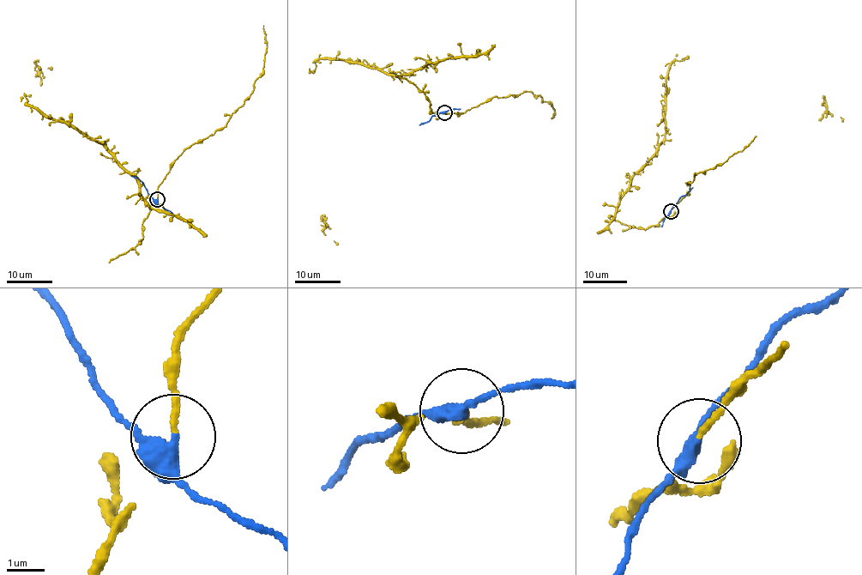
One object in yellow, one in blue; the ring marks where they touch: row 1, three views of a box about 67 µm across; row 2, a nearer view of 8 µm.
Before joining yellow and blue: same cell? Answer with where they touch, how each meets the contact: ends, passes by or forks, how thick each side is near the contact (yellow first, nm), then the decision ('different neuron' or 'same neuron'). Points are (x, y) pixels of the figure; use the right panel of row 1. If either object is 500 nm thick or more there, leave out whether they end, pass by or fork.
at (671, 211); yellow ends there; blue forks there; 160 nm thick on the yellow side, 280 nm on the other; different neuron

